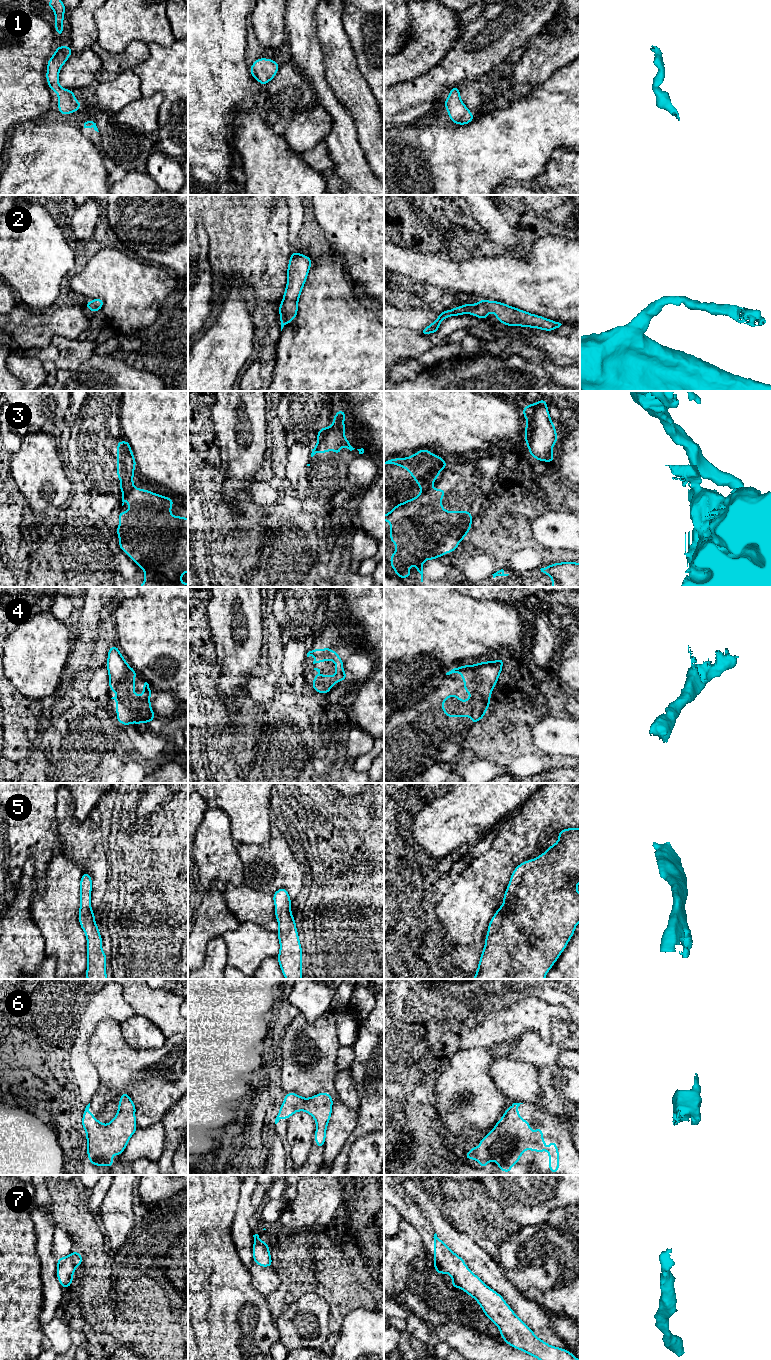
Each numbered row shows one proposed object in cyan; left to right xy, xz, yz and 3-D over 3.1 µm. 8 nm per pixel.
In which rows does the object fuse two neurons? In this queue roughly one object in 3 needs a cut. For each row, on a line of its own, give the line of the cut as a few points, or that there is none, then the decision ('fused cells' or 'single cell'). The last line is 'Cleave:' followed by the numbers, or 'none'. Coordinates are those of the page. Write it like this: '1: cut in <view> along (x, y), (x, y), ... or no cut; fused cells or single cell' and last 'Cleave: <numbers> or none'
1: no cut; single cell
2: no cut; single cell
3: cut in xz along (330, 427), (318, 443); fused cells
4: no cut; single cell
5: no cut; single cell
6: no cut; single cell
7: no cut; single cell
Cleave: 3

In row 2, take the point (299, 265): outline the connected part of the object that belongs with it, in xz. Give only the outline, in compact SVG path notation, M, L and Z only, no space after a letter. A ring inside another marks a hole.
M299 252L291 253L287 268L287 284L283 300L278 308L281 331L286 324L292 322L297 316L299 297L311 265L310 256L305 256Z

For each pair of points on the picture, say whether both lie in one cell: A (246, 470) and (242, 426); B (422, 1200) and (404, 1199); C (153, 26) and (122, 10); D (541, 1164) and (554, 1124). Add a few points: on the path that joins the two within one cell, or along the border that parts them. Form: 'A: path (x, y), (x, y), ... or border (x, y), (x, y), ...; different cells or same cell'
A: path (242, 459), (242, 437); same cell
B: border (402, 1185), (422, 1215); different cells
C: path (145, 19), (136, 11), (130, 11); same cell
D: path (544, 1154), (544, 1140), (550, 1134); same cell

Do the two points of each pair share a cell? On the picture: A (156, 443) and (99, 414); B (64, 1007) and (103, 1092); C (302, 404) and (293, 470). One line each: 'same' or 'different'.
A: different
B: different
C: different

